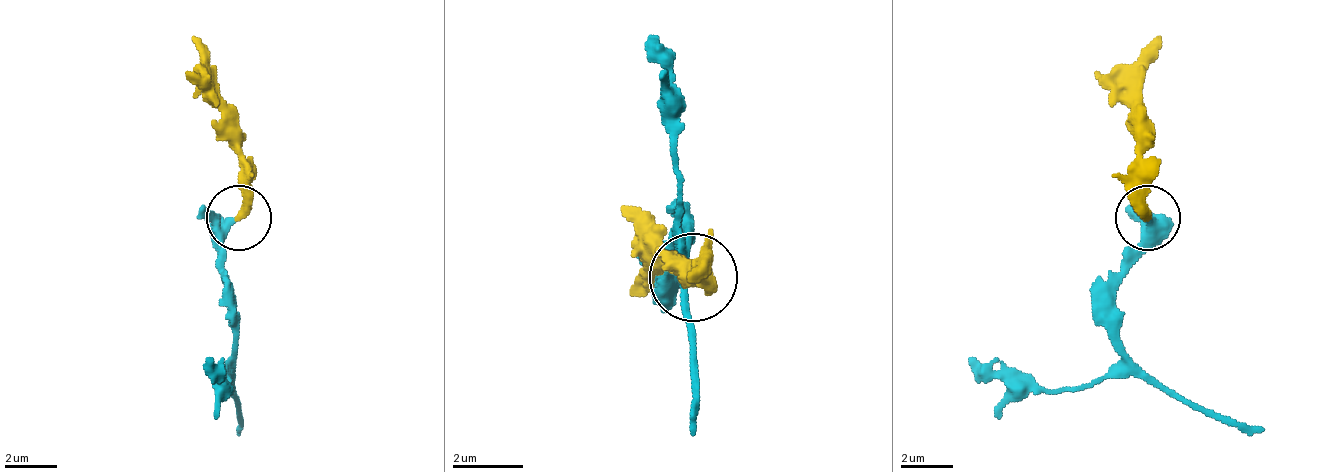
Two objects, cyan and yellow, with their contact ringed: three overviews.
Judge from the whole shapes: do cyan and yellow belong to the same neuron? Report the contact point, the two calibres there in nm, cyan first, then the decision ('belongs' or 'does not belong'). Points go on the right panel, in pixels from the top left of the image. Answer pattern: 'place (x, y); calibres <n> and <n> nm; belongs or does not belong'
place (1147, 218); calibres 360 and 360 nm; belongs

